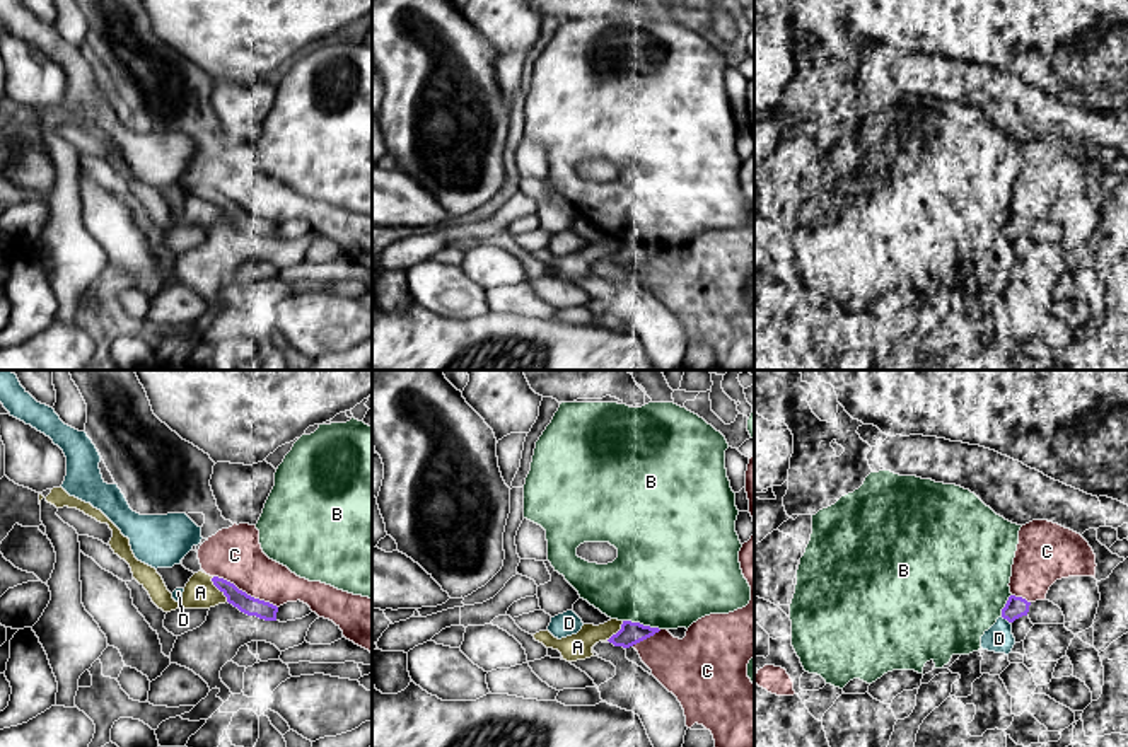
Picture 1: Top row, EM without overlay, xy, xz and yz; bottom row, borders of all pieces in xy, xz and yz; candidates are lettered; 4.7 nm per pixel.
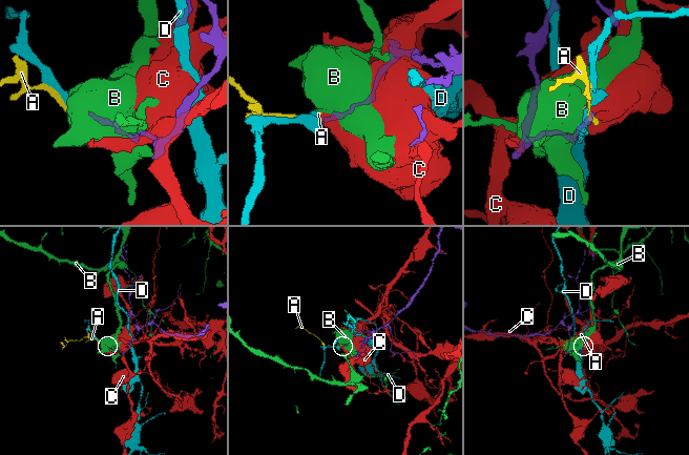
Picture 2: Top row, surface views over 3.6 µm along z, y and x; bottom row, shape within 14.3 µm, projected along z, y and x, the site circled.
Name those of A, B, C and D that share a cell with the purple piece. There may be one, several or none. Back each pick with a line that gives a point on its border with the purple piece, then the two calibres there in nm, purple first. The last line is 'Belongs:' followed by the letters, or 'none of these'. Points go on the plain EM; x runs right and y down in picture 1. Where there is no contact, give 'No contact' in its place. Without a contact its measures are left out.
Belongs: none of these

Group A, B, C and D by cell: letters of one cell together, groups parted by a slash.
A / B / C / D

